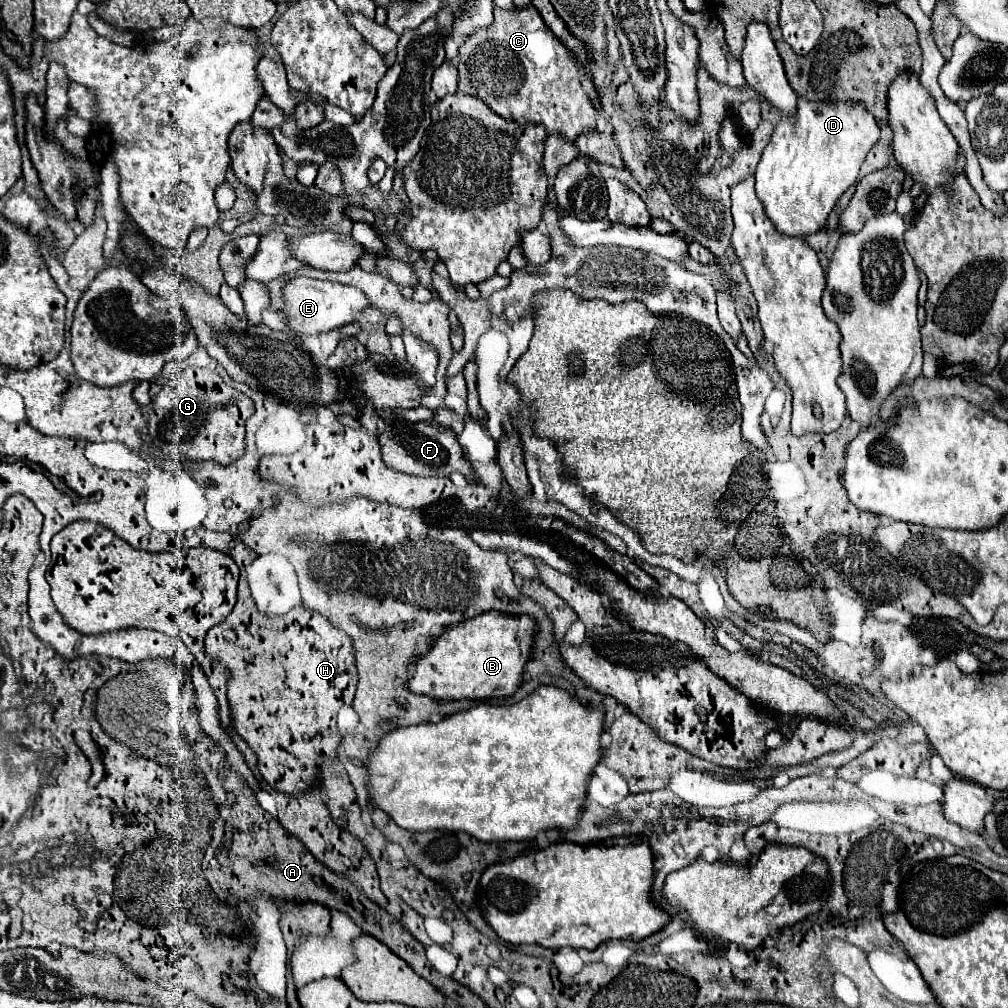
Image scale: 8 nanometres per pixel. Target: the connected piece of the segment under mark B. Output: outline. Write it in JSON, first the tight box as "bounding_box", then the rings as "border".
{"bounding_box":[406,611,534,701],"border":[[[488,611],[474,619],[446,627],[444,633],[434,639],[430,651],[418,659],[416,671],[406,683],[408,691],[432,697],[436,701],[482,701],[514,695],[522,683],[524,665],[530,659],[534,635],[532,623],[534,619],[526,615],[514,617],[498,611]]]}

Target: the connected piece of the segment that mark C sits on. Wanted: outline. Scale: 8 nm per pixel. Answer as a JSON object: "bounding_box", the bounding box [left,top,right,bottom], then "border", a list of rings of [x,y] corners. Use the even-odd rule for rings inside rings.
{"bounding_box":[458,7,596,139],"border":[[[494,7],[494,23],[486,27],[486,35],[490,41],[472,41],[472,35],[460,45],[458,53],[458,93],[476,95],[484,99],[496,115],[502,119],[512,119],[520,127],[526,125],[544,125],[548,135],[564,135],[564,139],[576,139],[584,133],[596,129],[596,113],[588,99],[588,93],[582,89],[580,73],[576,63],[572,63],[568,49],[560,43],[560,39],[546,27],[544,19],[534,7],[524,9],[500,9]]]}

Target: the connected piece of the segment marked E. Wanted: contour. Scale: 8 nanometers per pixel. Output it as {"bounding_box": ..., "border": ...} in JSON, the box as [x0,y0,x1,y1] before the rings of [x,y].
{"bounding_box":[280,277,368,335],"border":[[[296,277],[292,281],[286,281],[286,285],[282,287],[282,299],[284,307],[280,309],[280,313],[286,317],[286,325],[298,335],[318,335],[322,331],[340,329],[352,323],[354,317],[364,307],[368,307],[368,299],[360,289],[308,277]]]}

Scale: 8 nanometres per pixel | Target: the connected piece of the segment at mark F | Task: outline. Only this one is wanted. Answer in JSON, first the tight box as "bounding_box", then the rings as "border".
{"bounding_box":[380,421,474,477],"border":[[[388,421],[380,433],[382,445],[382,459],[388,467],[412,475],[450,475],[454,471],[462,473],[464,477],[472,477],[474,471],[468,459],[462,453],[462,447],[456,439],[456,433],[450,429],[434,427],[428,423],[408,423],[408,421]]]}

